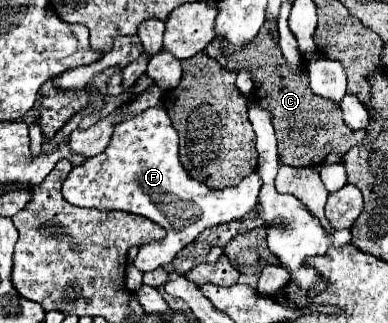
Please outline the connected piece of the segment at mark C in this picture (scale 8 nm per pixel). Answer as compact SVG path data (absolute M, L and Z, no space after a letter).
M267 20L263 24L263 28L259 30L259 34L251 40L251 44L243 46L243 50L239 50L239 54L231 54L231 56L221 56L217 58L223 68L227 70L251 70L253 74L253 80L255 80L255 98L249 100L251 102L257 102L259 106L263 106L265 110L269 110L273 114L273 126L275 126L275 134L277 134L277 140L279 140L279 156L283 158L285 164L289 166L317 166L319 162L325 160L325 156L335 150L339 154L345 154L347 150L351 150L353 146L361 144L363 138L365 138L365 130L351 130L345 122L343 122L343 116L341 116L341 106L339 102L329 102L327 98L319 98L311 88L309 88L309 82L307 82L307 60L301 58L301 64L299 68L289 68L287 66L287 60L283 58L283 52L279 48L279 36L277 36L277 20Z

